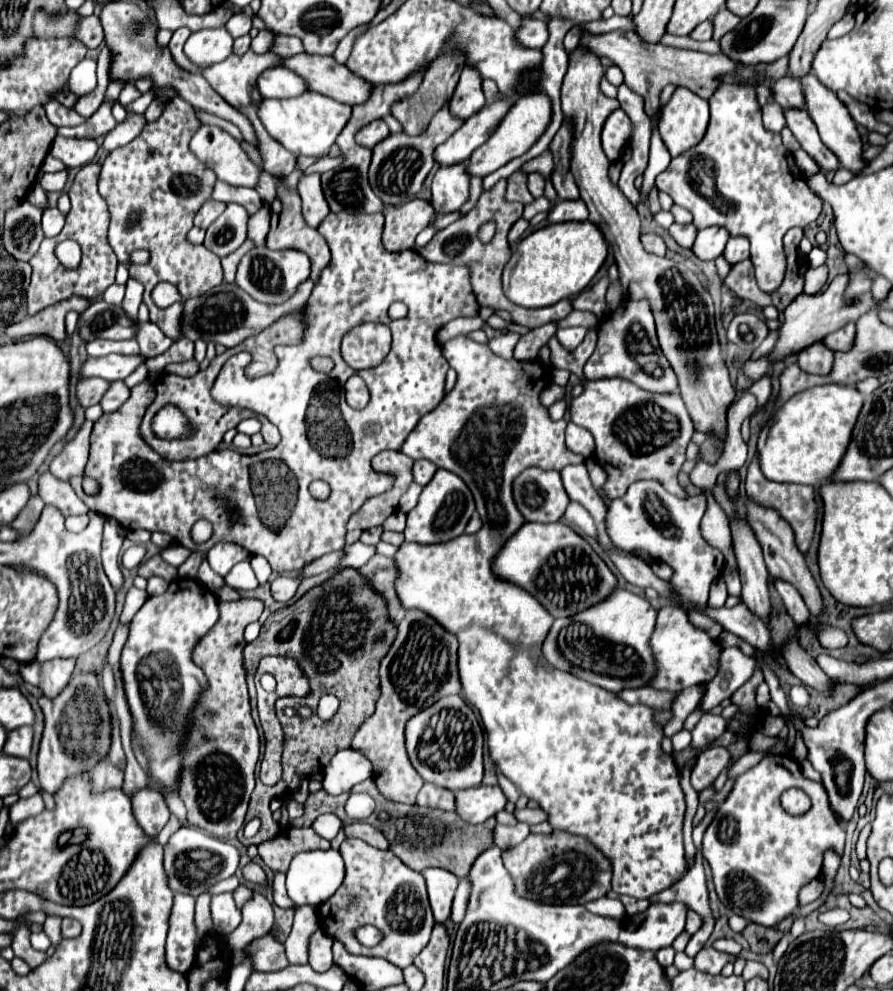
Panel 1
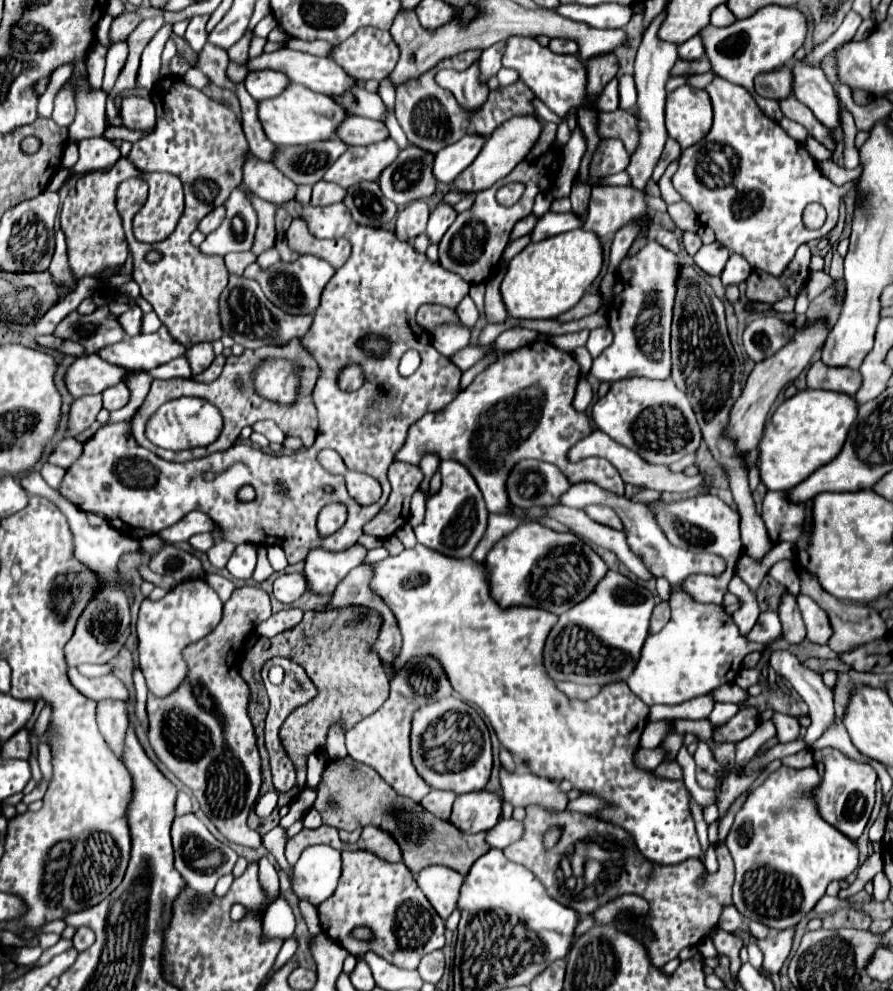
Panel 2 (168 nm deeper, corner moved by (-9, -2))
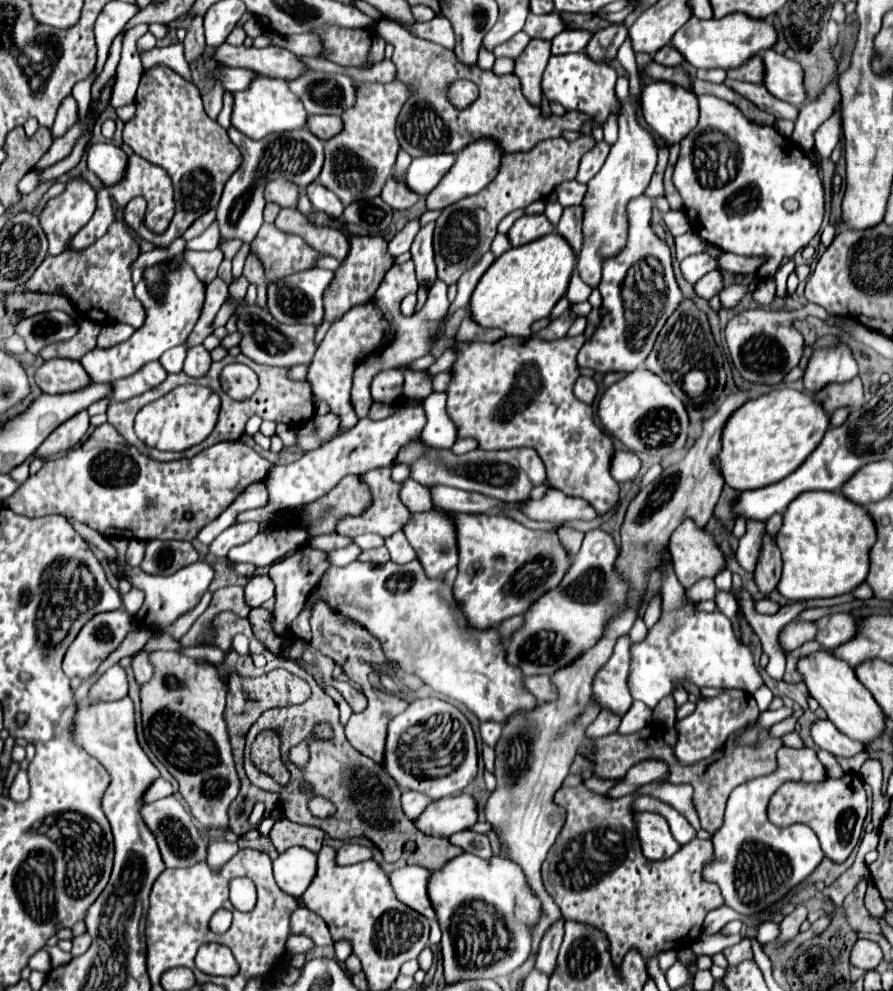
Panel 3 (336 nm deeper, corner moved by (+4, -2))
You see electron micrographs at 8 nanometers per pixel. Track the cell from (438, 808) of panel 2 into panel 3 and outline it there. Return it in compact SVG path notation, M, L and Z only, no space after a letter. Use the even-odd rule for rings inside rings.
M404 792L402 794L402 808L404 808L404 814L410 816L410 820L416 820L424 810L426 806L432 802L432 798L428 798L426 794L422 792Z

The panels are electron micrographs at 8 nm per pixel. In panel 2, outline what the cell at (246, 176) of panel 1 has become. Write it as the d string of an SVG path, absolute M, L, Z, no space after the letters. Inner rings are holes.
M247 156L243 166L243 184L263 200L271 204L285 204L295 198L297 184L289 180L283 172L275 168L275 164L265 164L255 156Z

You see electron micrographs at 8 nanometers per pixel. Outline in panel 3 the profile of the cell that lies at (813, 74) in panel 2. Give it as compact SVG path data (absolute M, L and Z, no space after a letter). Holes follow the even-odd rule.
M774 50L764 52L764 68L766 78L764 86L768 92L796 108L802 108L806 102L806 88L804 88L804 70L796 60L786 58Z

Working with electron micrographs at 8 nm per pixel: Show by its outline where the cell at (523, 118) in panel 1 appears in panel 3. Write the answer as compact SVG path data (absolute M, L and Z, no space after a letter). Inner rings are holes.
M478 138L472 144L468 144L468 148L464 148L458 156L456 156L456 164L448 170L448 174L440 180L436 188L426 196L426 206L428 210L442 210L458 200L462 200L464 196L472 196L478 194L484 186L490 184L492 178L496 178L498 170L500 170L500 162L502 162L502 148L498 146L496 140L492 138Z

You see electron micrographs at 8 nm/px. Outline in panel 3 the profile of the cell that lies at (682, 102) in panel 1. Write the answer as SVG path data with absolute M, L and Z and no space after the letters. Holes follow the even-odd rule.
M652 82L642 88L642 110L648 126L668 144L678 144L698 124L698 100L696 94L672 82Z

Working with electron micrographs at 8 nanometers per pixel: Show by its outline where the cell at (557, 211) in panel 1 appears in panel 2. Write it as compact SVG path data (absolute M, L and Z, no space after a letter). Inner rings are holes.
M549 210L537 220L535 228L531 230L531 242L541 242L545 238L551 238L551 236L557 236L557 234L581 228L581 226L583 226L583 220L577 218L573 212L559 214L559 212Z

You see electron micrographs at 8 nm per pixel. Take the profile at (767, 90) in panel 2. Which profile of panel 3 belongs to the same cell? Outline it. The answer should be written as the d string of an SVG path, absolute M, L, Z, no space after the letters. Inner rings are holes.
M756 54L752 60L748 60L748 64L744 64L744 68L736 68L736 70L728 72L728 78L742 80L742 82L752 82L752 84L764 84L762 56Z

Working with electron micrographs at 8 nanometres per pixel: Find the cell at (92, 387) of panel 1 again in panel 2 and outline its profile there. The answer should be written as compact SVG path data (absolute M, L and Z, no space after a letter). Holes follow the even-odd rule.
M101 394L95 396L81 396L73 402L69 410L69 424L67 424L67 438L77 438L83 430L87 430L101 410Z

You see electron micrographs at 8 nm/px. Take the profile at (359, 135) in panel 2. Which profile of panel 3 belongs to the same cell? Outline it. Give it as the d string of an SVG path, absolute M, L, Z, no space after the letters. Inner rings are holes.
M308 116L308 130L320 140L330 140L338 136L344 128L340 116Z

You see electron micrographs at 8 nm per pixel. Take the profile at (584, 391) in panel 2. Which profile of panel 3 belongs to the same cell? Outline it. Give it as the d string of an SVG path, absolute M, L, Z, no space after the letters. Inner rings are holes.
M580 376L580 378L576 380L576 384L574 384L574 396L576 396L580 402L592 404L596 392L598 392L598 386L596 386L596 382L594 382L590 376Z

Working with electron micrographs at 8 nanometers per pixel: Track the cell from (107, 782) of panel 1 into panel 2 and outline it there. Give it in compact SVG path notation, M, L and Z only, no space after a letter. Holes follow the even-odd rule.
M99 700L97 702L97 724L107 740L107 744L113 748L117 758L121 758L123 752L123 738L127 730L127 702L125 700Z

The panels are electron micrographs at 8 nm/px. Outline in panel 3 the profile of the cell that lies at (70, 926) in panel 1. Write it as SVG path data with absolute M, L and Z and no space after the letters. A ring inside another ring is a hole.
M80 934L80 936L74 936L72 938L72 956L80 956L80 954L84 954L86 950L88 950L88 946L90 946L90 936L88 934Z

